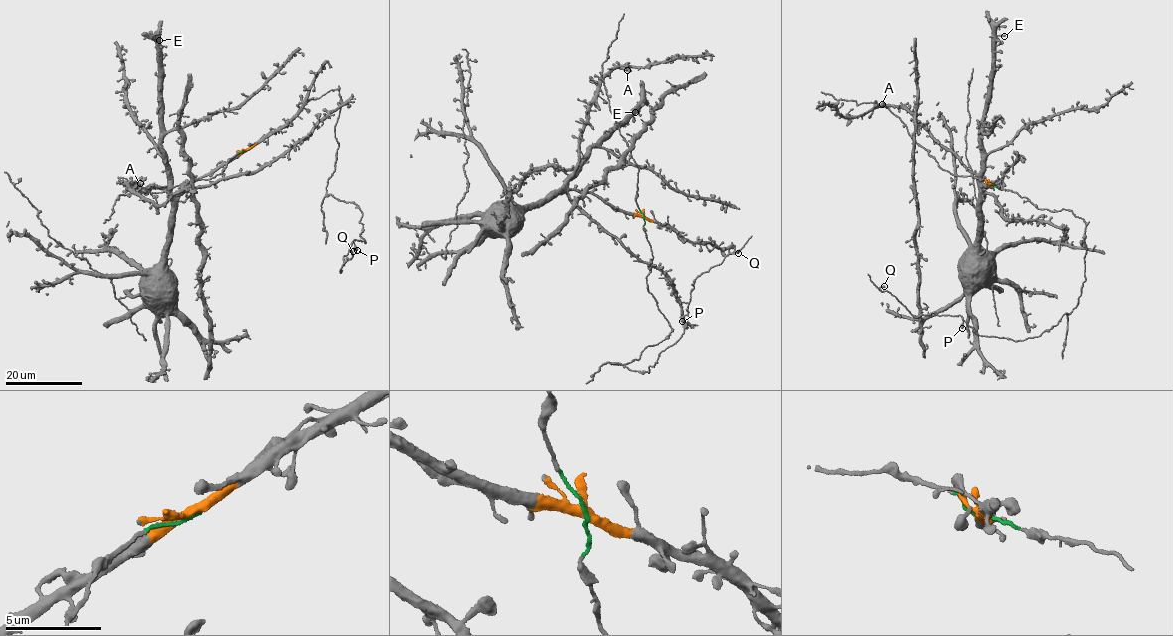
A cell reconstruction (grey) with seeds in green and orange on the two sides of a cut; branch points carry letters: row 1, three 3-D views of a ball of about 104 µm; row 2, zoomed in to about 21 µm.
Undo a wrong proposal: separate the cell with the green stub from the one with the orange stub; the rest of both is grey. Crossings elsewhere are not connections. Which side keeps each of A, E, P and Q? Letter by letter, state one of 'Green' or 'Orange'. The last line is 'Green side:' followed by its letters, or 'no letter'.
A: Orange
E: Orange
P: Green
Q: Green
Green side: P, Q

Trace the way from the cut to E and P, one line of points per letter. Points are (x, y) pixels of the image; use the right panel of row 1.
E: (989, 184), (982, 185), (985, 188), (983, 189), (981, 124), (989, 101), (992, 44), (997, 36), (1004, 36)
P: (989, 184), (1084, 220), (1085, 282), (1077, 306), (1038, 337), (982, 336), (962, 317), (962, 328)

